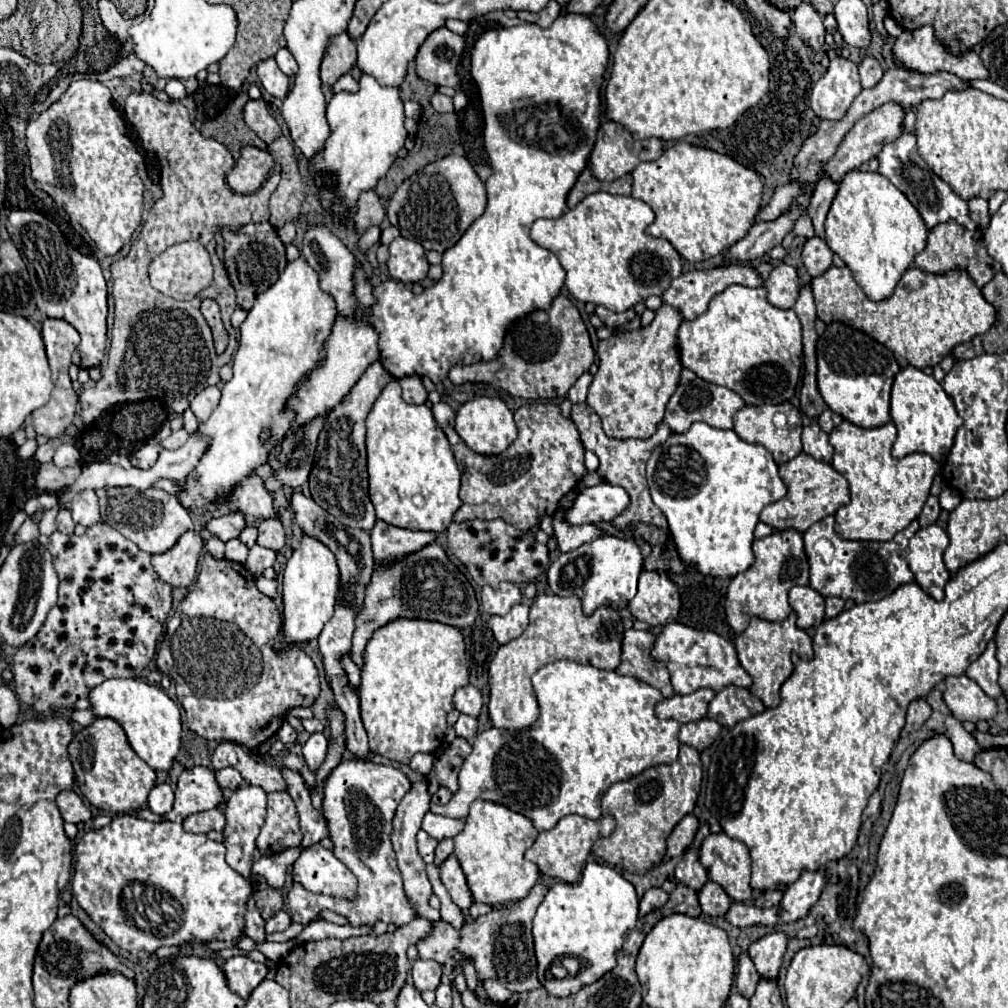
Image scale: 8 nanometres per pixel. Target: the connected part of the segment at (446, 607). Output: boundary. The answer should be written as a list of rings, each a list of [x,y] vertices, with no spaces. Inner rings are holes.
[[[437,543],[427,545],[427,549],[421,549],[405,557],[403,561],[393,563],[391,567],[375,565],[373,581],[365,591],[363,611],[357,615],[357,621],[355,621],[351,659],[357,665],[363,665],[361,653],[365,649],[365,643],[373,635],[373,631],[397,617],[431,619],[431,621],[439,621],[439,623],[447,623],[463,629],[473,625],[473,621],[479,615],[477,609],[479,605],[475,599],[473,587],[469,585],[465,575],[447,559],[443,547],[439,547]]]

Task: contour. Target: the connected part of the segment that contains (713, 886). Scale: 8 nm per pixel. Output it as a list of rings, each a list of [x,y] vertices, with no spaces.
[[[709,879],[699,889],[699,903],[701,903],[701,909],[703,909],[705,915],[717,917],[717,915],[727,913],[729,905],[731,905],[731,899],[729,899],[729,895],[723,891],[723,887],[719,883]]]

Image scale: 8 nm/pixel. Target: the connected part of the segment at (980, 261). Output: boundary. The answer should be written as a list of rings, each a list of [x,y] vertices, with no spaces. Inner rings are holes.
[[[957,221],[939,223],[933,229],[929,229],[927,245],[915,257],[915,265],[919,269],[923,269],[923,271],[929,271],[929,273],[945,273],[949,269],[963,267],[963,269],[967,269],[967,273],[971,275],[971,279],[977,283],[977,287],[983,287],[985,283],[991,281],[991,277],[997,271],[1001,271],[1001,265],[987,255],[985,243],[981,241],[981,231],[969,231],[963,225],[959,225]]]

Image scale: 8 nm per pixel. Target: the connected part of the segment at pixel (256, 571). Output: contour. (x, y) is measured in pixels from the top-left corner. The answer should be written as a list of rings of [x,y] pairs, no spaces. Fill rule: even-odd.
[[[255,545],[251,551],[249,551],[249,557],[245,561],[245,567],[255,575],[259,577],[267,567],[273,567],[275,565],[275,551],[271,549],[265,549],[265,547],[259,547]]]

